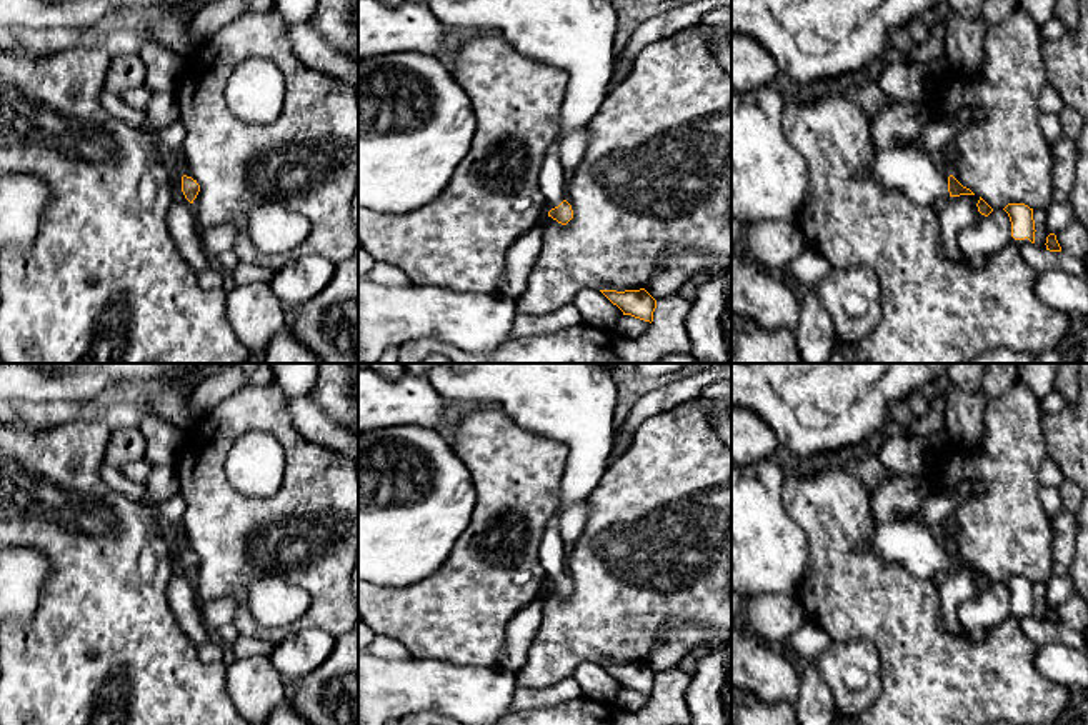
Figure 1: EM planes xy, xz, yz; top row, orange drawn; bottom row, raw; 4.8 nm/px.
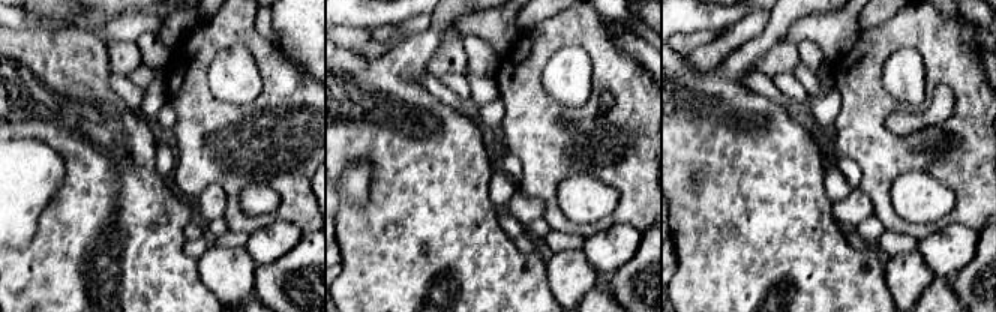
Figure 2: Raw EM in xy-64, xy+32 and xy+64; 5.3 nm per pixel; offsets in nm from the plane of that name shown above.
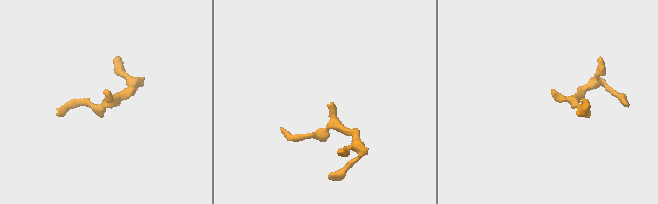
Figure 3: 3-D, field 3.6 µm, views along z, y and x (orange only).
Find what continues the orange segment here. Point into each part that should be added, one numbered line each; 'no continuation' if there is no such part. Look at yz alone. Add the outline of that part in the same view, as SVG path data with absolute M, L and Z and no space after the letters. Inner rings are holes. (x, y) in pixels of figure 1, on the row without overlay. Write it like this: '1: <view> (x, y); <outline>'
1: yz (920, 549); M918 518L878 525L866 548L921 580L940 580L950 570L950 547L938 530Z

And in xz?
1: xz (575, 404); M432 363L427 373L437 393L450 405L497 402L503 413L518 427L542 437L561 442L570 450L570 460L560 482L560 507L546 525L540 542L540 563L546 572L548 582L558 580L566 573L566 555L560 535L563 512L583 502L595 490L610 465L610 453L616 438L616 383L606 363Z

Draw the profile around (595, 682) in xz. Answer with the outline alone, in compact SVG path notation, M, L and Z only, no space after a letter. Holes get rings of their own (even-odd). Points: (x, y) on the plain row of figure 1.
M596 662L580 663L573 673L573 678L581 688L581 697L605 703L613 703L623 690L623 685Z

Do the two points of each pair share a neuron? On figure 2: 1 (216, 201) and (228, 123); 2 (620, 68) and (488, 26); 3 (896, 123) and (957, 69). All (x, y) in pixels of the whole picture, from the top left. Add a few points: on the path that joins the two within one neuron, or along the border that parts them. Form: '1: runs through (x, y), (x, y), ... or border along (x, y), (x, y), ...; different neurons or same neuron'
1: border along (192, 201), (218, 185), (225, 195), (225, 213); different neurons
2: border along (522, 32), (518, 41), (500, 59); different neurons
3: border along (939, 84), (953, 95), (953, 113), (944, 120); different neurons

